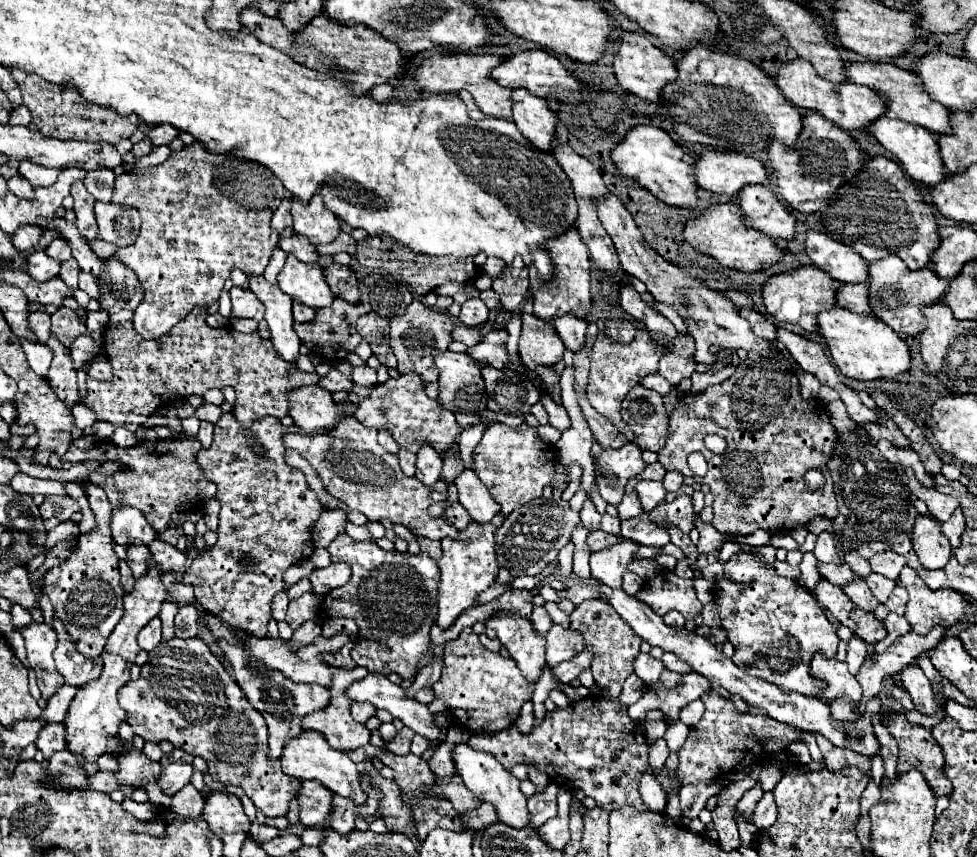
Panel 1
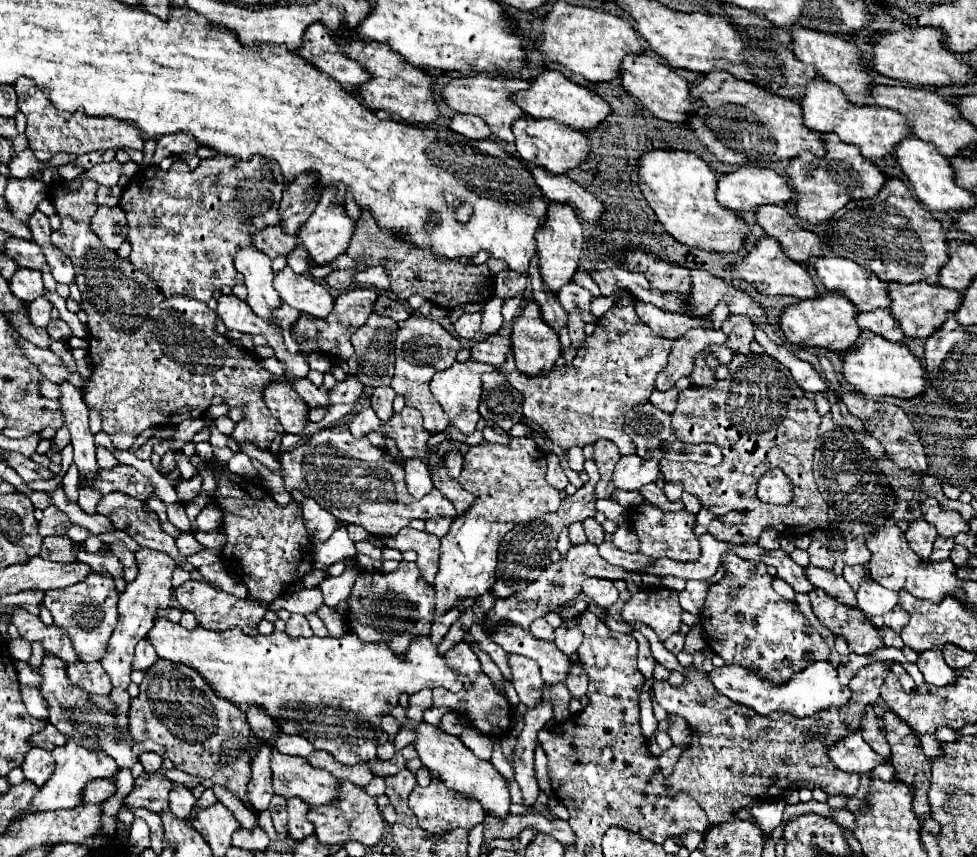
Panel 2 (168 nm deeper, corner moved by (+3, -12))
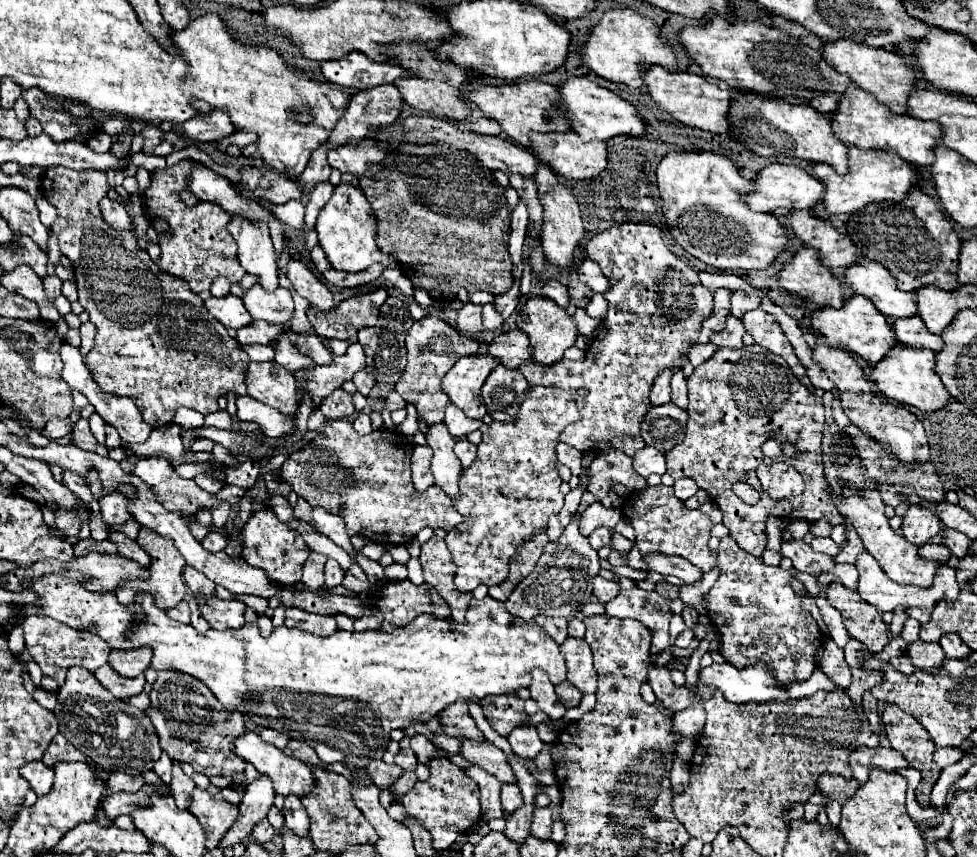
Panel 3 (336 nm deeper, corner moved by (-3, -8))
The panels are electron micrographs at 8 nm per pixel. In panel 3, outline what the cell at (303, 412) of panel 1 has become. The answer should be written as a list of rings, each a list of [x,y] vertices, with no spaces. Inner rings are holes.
[[[250,362],[246,366],[246,390],[254,400],[276,408],[286,416],[298,410],[294,374],[276,362]]]

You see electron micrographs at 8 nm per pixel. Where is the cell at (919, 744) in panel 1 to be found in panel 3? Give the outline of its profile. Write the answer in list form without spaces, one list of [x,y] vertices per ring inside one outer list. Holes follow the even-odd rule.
[[[894,704],[886,706],[886,710],[882,712],[882,724],[884,724],[884,732],[886,732],[888,740],[890,740],[890,746],[892,746],[894,750],[898,750],[898,752],[908,760],[910,768],[916,768],[916,770],[922,774],[922,782],[920,782],[918,788],[916,788],[916,800],[918,800],[918,804],[930,806],[932,786],[936,784],[936,780],[938,780],[938,776],[940,776],[940,772],[942,772],[942,768],[932,760],[932,754],[934,754],[934,750],[936,750],[934,740],[928,738],[928,732],[926,732],[926,728],[922,728],[922,724],[918,724],[912,716],[906,716],[906,714],[904,714],[898,706],[894,706]]]

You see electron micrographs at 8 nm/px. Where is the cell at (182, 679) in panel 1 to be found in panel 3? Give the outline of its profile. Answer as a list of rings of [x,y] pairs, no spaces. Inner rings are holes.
[[[160,672],[150,692],[150,716],[162,750],[176,762],[188,762],[198,774],[204,776],[230,776],[244,772],[246,764],[230,750],[230,744],[246,732],[244,716],[230,712],[218,704],[218,698],[200,680],[182,672]]]

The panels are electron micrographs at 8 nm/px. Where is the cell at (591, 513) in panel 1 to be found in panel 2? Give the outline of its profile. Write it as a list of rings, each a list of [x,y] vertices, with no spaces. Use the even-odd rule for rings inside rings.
[[[594,518],[584,520],[582,526],[584,526],[584,532],[586,532],[588,542],[592,542],[592,544],[596,544],[596,546],[604,542],[604,528],[602,528]]]

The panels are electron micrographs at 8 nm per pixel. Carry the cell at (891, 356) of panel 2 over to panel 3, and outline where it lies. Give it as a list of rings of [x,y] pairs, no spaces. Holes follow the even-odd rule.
[[[898,344],[882,362],[874,364],[872,382],[878,388],[878,392],[882,392],[890,400],[896,400],[904,406],[914,406],[918,410],[934,412],[944,408],[952,400],[952,396],[948,394],[948,390],[940,382],[940,376],[934,370],[934,362],[936,362],[936,354],[932,350]]]

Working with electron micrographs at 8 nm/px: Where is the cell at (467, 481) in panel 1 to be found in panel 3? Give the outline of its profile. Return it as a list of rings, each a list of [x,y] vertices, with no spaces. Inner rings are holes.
[[[432,424],[426,432],[428,446],[434,450],[432,458],[432,474],[436,486],[440,486],[450,498],[458,496],[458,478],[462,472],[460,462],[454,454],[454,438],[450,436],[446,424]]]

